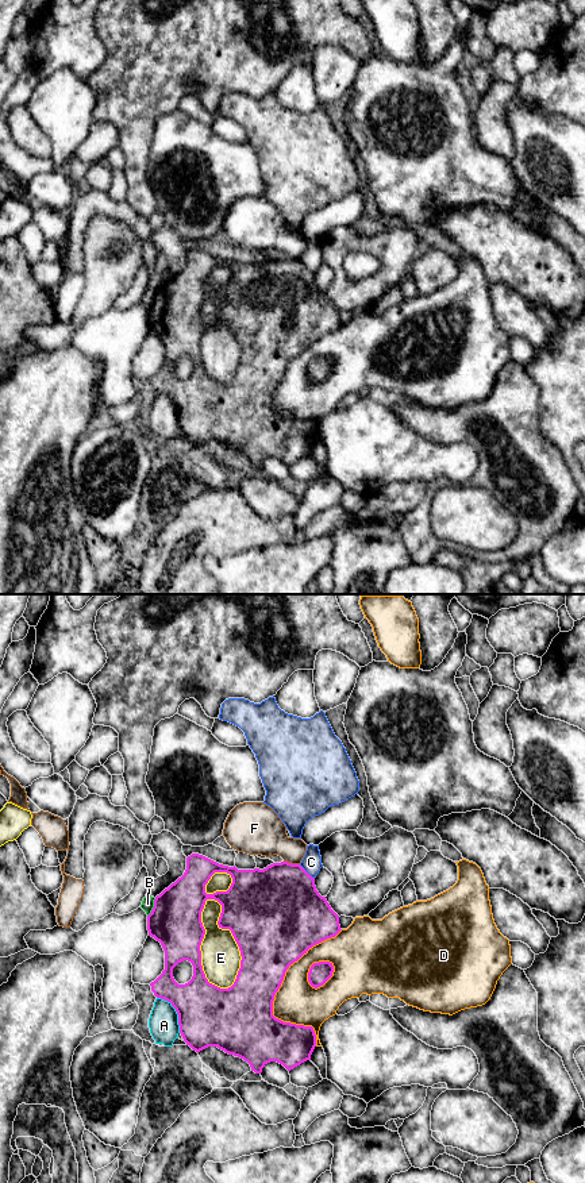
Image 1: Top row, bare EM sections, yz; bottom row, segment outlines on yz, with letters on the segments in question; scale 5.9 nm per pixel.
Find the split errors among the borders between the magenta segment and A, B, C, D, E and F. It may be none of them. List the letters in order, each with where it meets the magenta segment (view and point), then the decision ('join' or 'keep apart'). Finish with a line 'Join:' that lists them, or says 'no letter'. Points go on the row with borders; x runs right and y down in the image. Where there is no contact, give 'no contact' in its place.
A: contact yz (176, 1010); keep apart
B: contact yz (153, 908); keep apart
C: contact yz (306, 871); keep apart
D: contact yz (276, 991); keep apart
E: contact yz (199, 950); keep apart
F: contact yz (292, 864); keep apart
Join: no letter

